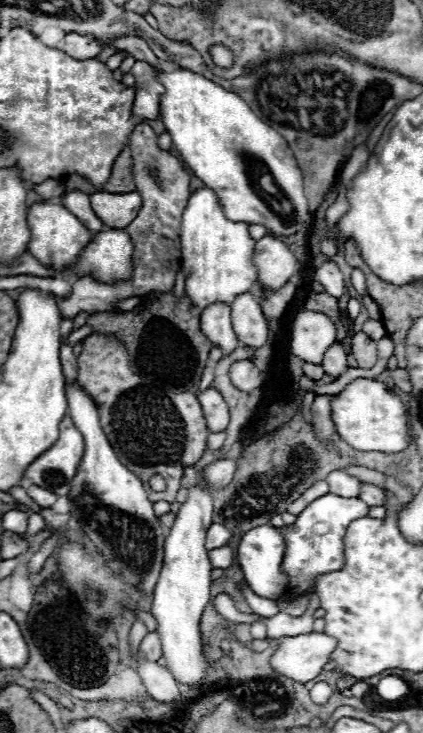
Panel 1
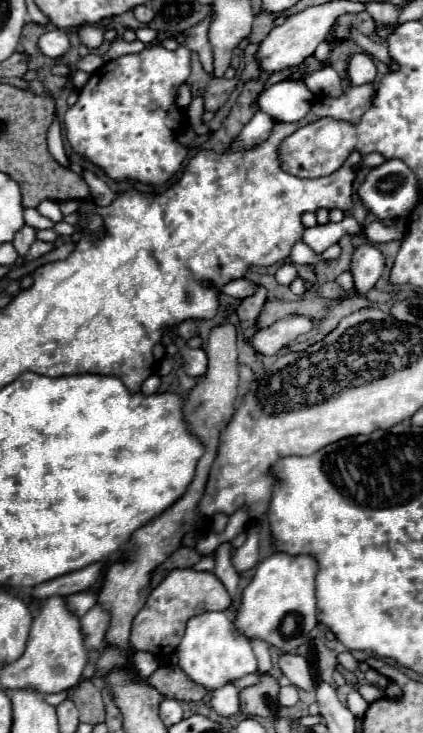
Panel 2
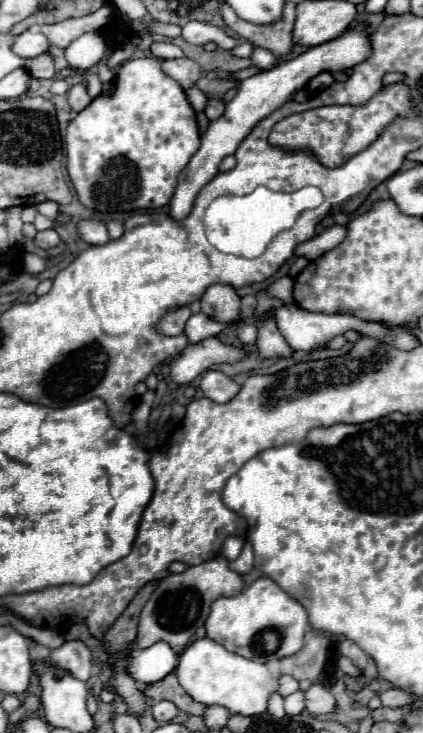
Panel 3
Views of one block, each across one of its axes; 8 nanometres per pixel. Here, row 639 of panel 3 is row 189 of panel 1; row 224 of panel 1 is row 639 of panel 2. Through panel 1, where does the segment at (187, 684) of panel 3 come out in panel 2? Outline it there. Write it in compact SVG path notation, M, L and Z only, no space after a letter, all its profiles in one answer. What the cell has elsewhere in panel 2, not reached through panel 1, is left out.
M204 612L192 616L186 624L186 634L176 648L176 654L180 658L178 666L190 676L190 680L206 686L208 690L216 690L234 678L258 672L250 640L234 630L234 622L226 612Z

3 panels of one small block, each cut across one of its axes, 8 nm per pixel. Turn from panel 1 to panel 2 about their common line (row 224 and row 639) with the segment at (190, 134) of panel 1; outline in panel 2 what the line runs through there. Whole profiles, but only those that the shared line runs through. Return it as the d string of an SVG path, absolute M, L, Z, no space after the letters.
M274 552L262 560L256 566L252 582L244 590L242 606L234 622L238 630L248 638L262 638L282 652L294 652L304 640L308 640L308 632L316 626L316 572L318 562L310 554L288 556L284 552Z

